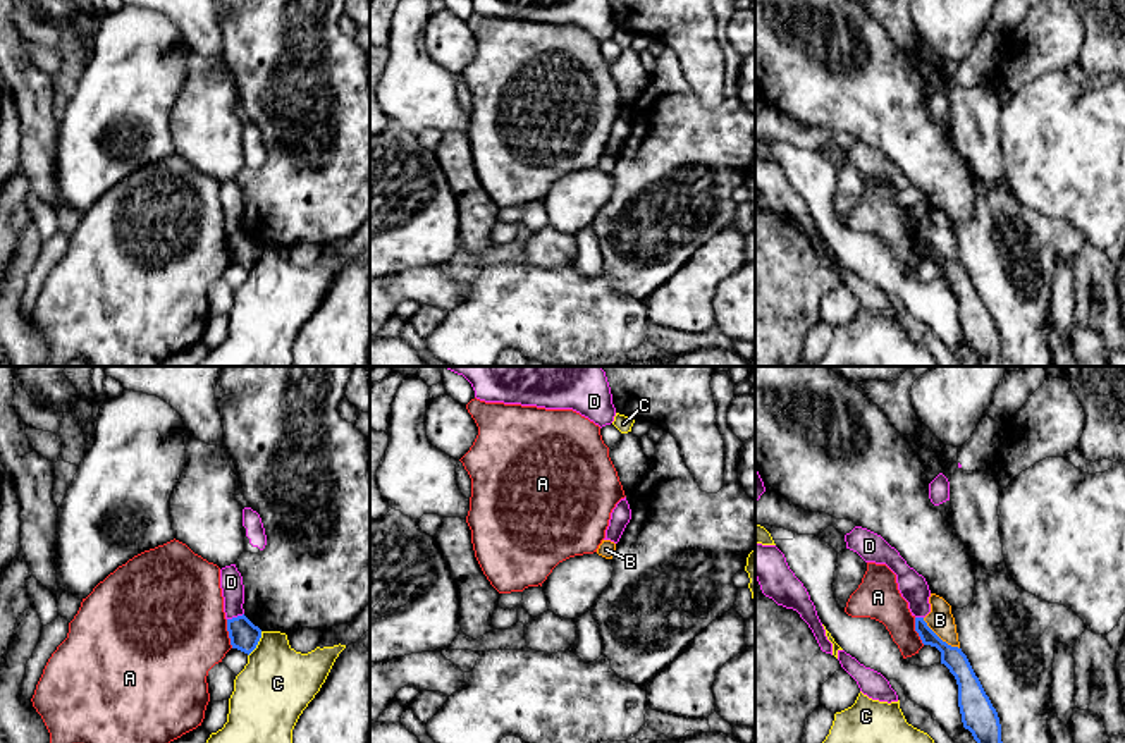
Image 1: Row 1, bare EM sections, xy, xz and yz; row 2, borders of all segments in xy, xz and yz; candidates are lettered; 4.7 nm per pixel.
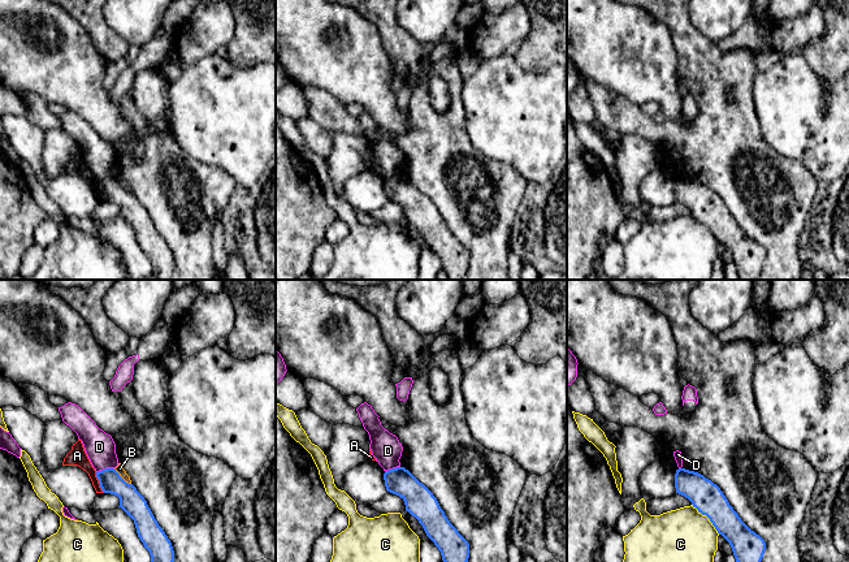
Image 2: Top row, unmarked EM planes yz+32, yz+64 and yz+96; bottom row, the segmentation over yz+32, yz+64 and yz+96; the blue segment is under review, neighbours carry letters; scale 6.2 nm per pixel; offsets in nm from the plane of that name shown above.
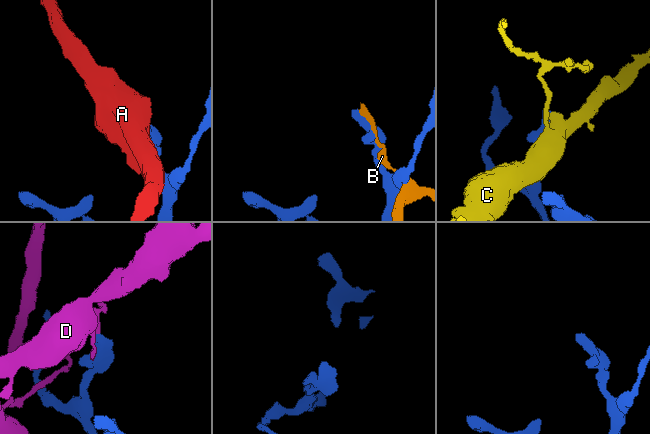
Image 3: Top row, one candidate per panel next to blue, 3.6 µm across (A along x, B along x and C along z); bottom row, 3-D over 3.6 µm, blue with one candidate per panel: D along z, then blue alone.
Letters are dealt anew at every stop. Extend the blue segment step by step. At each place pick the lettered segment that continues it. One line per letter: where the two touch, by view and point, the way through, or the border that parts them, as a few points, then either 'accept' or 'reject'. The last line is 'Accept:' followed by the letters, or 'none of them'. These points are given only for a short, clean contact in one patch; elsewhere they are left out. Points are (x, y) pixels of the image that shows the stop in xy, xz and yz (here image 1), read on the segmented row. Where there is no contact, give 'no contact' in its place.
A: xy (229, 633) | reject
B: yz (938, 637) | reject
C: xy (257, 644) | along xy (262, 632), (257, 647), (248, 656) | reject
D: xy (234, 618) | reject
Accept: none of them

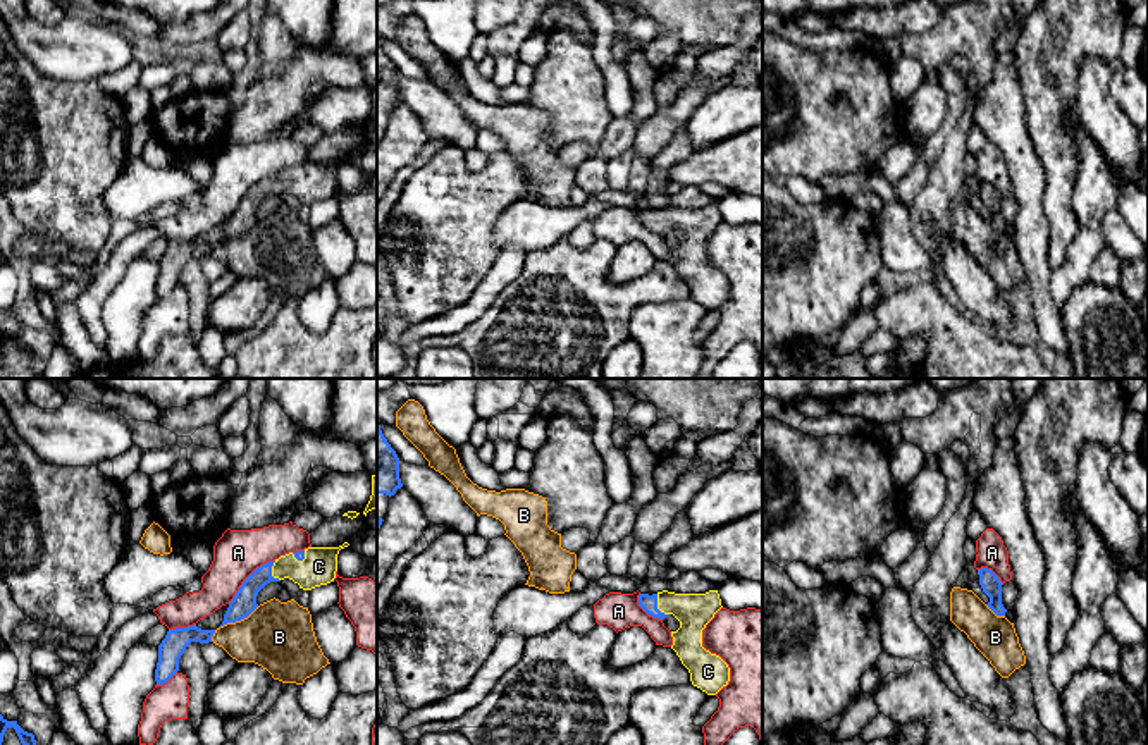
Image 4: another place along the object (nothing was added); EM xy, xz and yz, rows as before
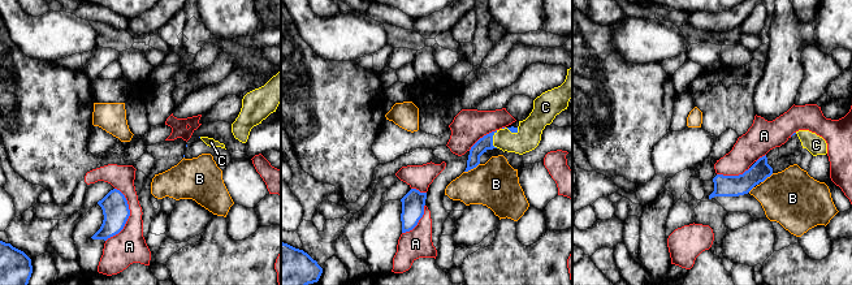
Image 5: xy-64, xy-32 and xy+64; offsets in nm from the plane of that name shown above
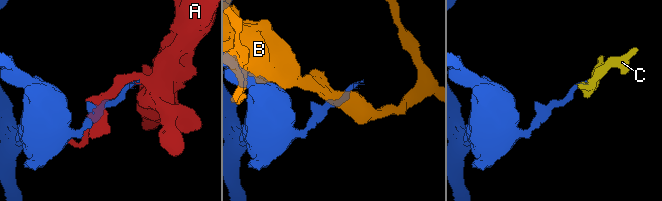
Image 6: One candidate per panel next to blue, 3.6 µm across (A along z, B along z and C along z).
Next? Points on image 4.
A: xy (248, 577) | reject
B: xy (238, 620) | reject
C: xz (656, 606) | across xz (648, 603), (656, 606), (684, 606), (694, 611) | accept
Accept: C

